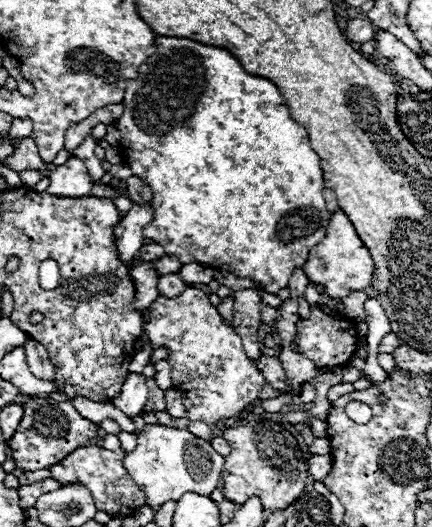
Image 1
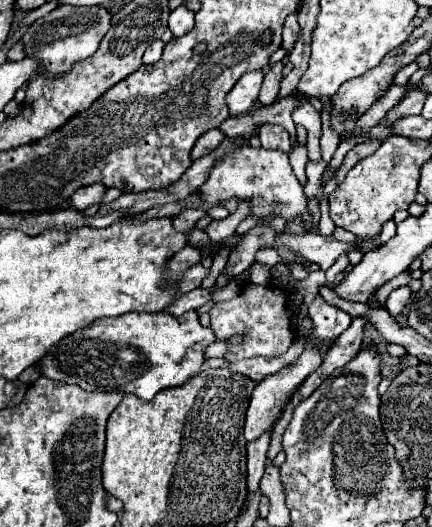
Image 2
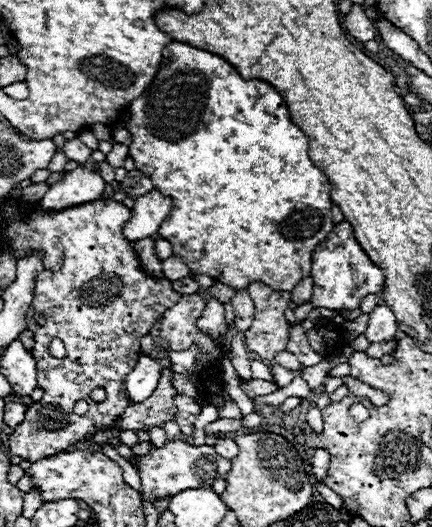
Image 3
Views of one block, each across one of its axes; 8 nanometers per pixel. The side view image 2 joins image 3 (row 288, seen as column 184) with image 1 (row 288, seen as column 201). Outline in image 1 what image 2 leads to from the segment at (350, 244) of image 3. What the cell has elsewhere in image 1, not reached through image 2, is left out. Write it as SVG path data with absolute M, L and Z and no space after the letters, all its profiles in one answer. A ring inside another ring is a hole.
M338 210L332 214L330 224L326 228L326 236L320 244L312 248L312 254L308 262L302 268L308 274L308 280L312 284L322 284L324 294L334 300L344 300L354 290L366 290L372 286L372 274L374 274L374 260L368 252L368 248L362 244L360 236L356 234L352 222L348 216Z

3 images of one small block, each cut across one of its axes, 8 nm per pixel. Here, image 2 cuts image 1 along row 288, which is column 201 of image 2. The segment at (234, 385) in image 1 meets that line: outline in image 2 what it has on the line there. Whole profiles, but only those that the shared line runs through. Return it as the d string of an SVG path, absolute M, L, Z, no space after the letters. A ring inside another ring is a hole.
M252 146L236 148L232 156L224 156L224 160L220 160L216 168L212 168L208 180L196 190L196 194L210 204L218 204L230 198L250 200L252 216L256 216L254 214L254 208L256 208L256 210L270 210L274 216L282 216L286 222L300 218L304 224L304 230L310 230L314 224L312 214L308 210L308 200L288 162L288 154L280 150L266 150L266 148L252 148ZM286 206L290 206L288 210L290 214L296 212L294 218L286 218Z

